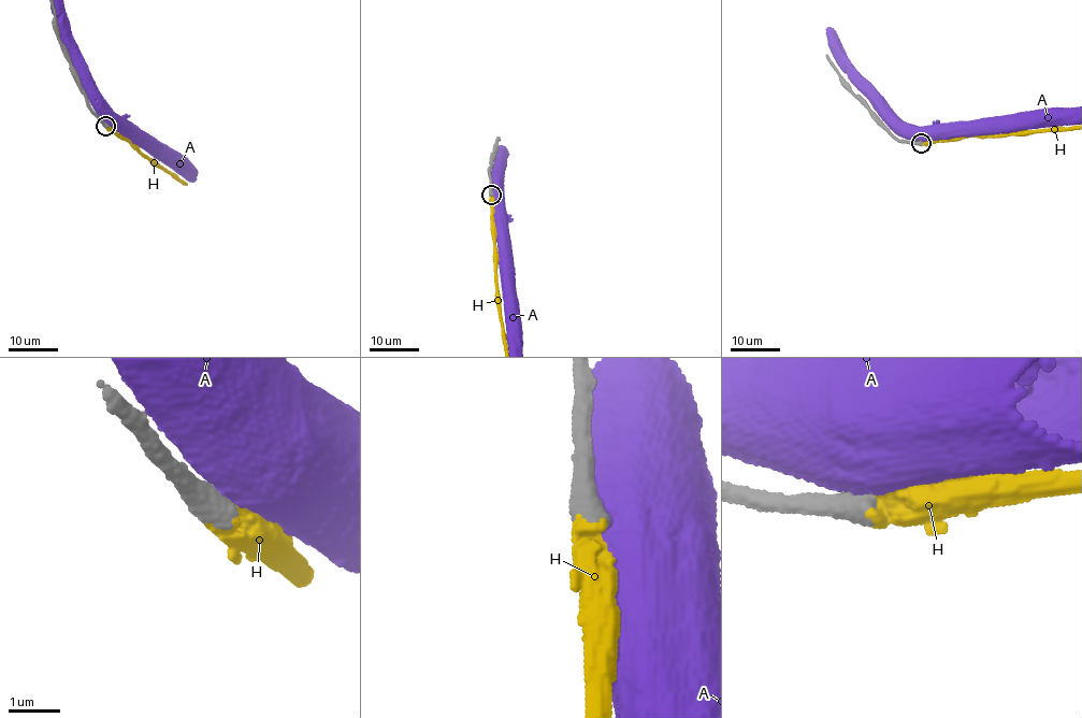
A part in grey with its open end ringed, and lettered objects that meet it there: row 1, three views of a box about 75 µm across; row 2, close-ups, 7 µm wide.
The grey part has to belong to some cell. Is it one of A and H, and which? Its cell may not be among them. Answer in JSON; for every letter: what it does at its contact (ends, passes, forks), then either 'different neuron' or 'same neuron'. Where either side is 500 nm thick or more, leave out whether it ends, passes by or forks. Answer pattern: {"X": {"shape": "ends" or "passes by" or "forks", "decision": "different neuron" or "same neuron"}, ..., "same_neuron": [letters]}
{"A": {"decision": "different neuron"}, "H": {"decision": "same neuron"}, "same_neuron": ["H"]}

